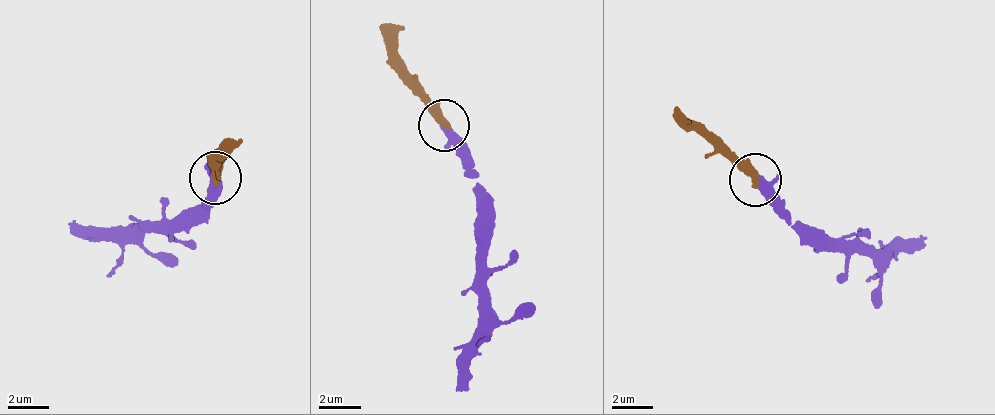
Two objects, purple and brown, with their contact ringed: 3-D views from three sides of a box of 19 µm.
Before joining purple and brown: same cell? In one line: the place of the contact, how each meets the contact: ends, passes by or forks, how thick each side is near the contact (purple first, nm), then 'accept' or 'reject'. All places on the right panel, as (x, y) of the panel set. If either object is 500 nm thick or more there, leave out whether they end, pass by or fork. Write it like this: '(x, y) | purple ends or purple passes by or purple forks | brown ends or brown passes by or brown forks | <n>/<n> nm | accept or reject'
(755, 179) | purple passes by | brown ends | 320/440 nm | accept

